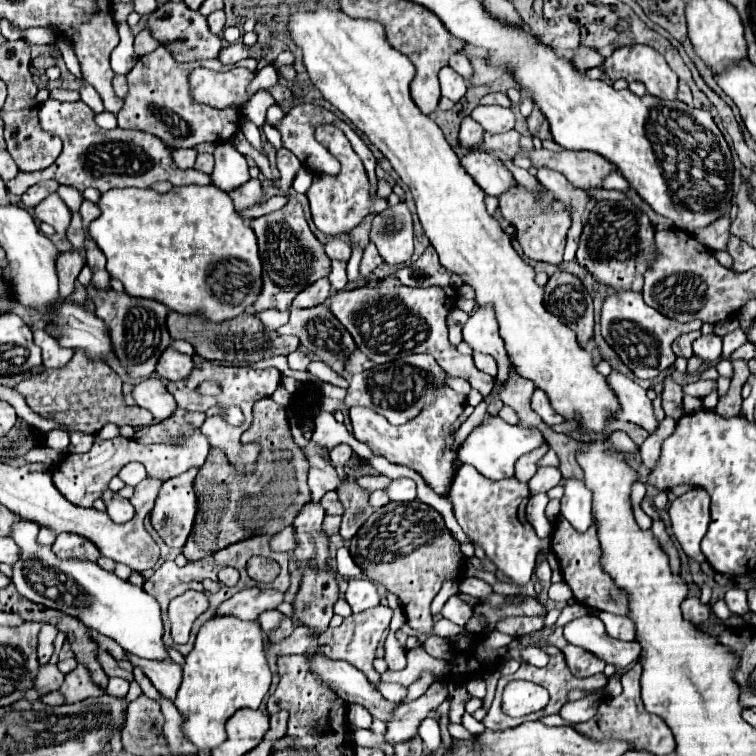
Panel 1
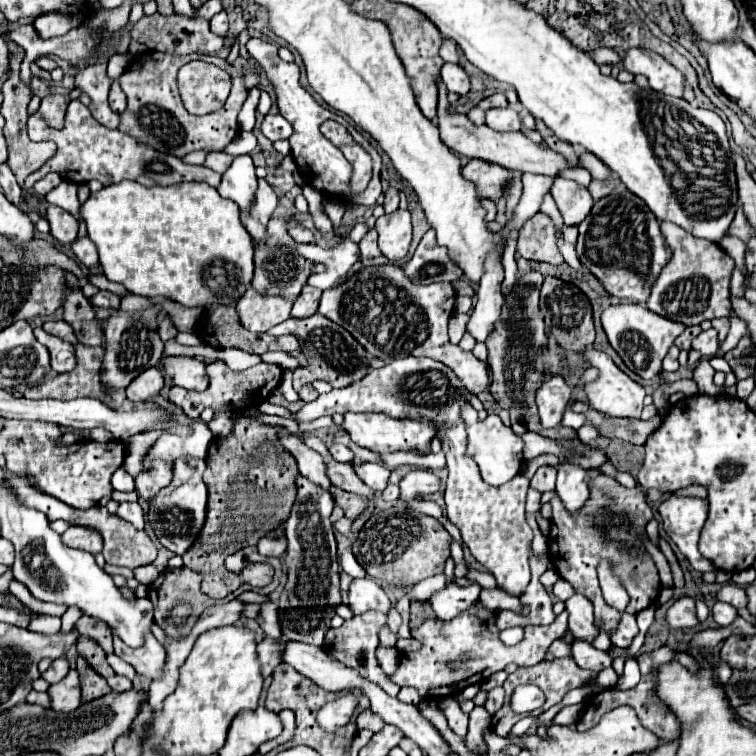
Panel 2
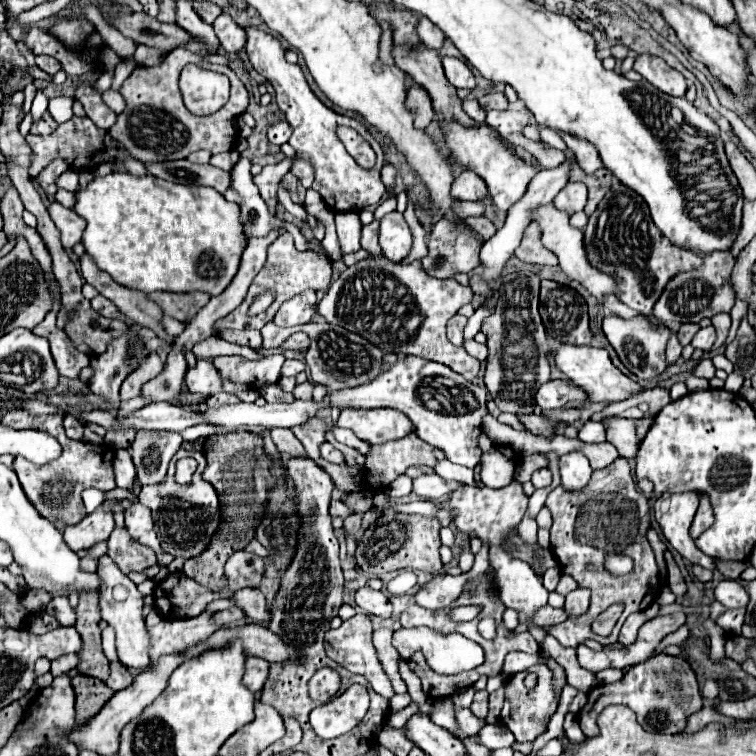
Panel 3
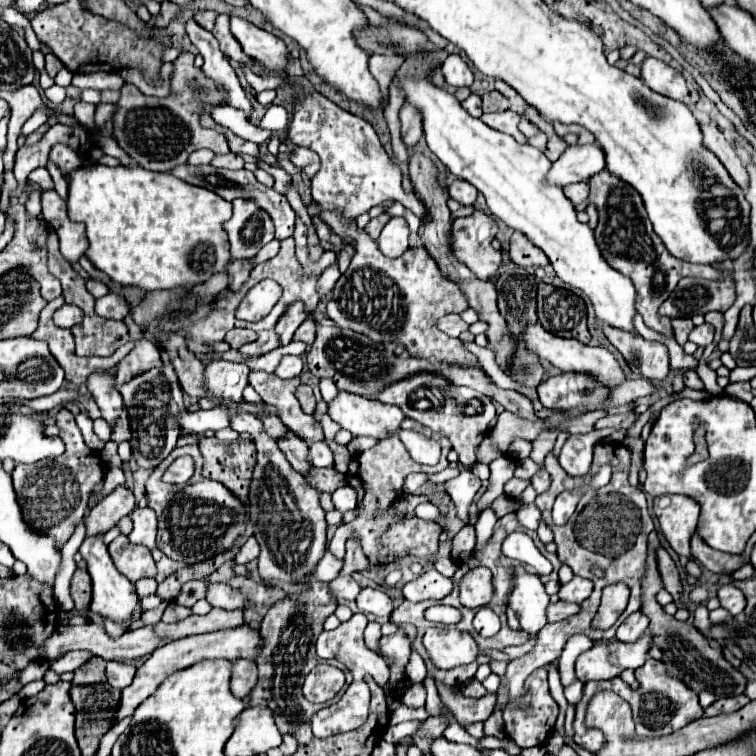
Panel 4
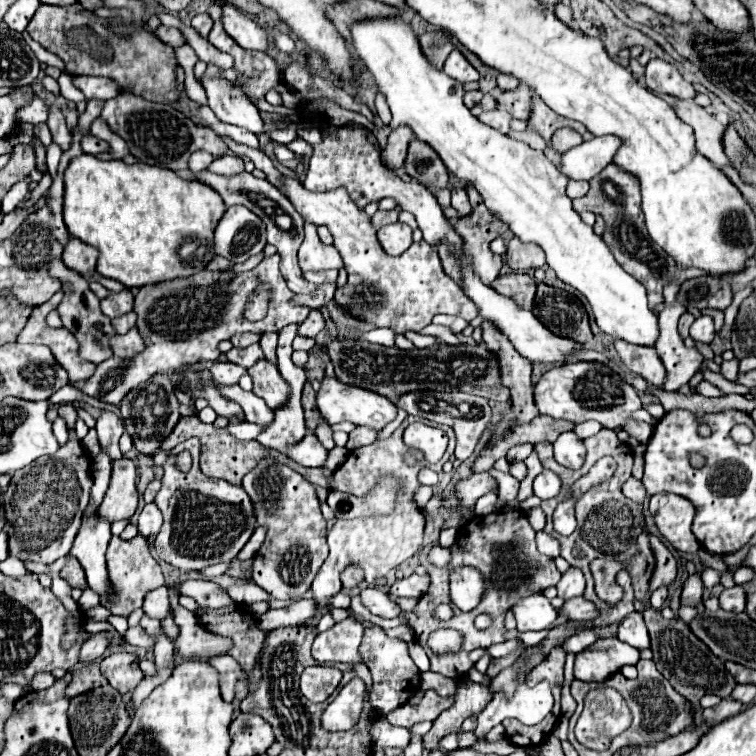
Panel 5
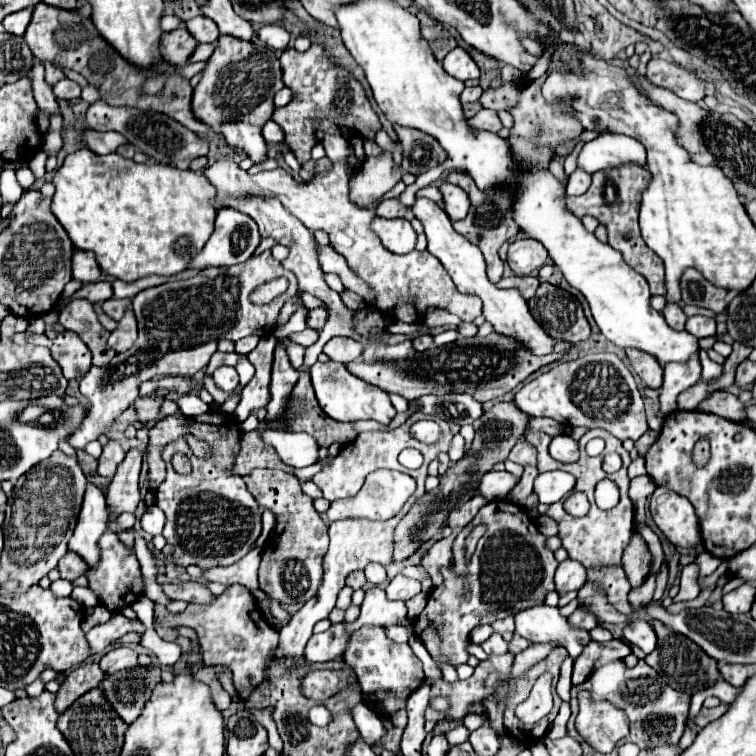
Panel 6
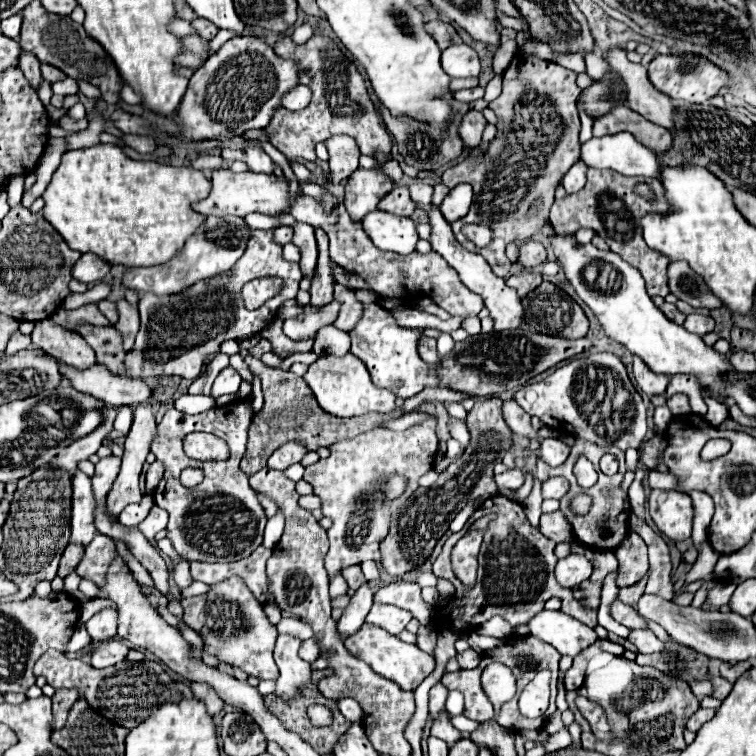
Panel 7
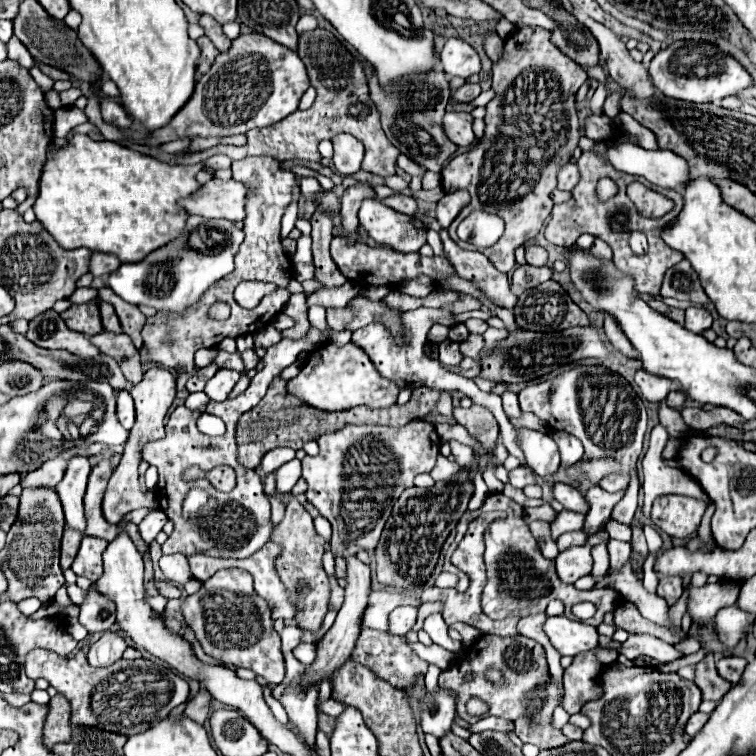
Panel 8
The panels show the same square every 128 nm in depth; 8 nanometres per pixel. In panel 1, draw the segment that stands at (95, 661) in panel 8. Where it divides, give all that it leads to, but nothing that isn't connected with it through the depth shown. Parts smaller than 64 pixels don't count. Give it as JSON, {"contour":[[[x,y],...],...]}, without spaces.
{"contour":[[[109,678],[106,693],[115,697],[125,697],[129,690],[129,682],[122,678]]]}

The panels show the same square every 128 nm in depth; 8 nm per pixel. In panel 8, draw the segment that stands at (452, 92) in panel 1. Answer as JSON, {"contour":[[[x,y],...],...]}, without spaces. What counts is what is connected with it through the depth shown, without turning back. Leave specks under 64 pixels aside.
{"contour":[[[448,38],[440,52],[440,64],[446,74],[460,78],[468,78],[480,72],[480,56],[460,38]]]}

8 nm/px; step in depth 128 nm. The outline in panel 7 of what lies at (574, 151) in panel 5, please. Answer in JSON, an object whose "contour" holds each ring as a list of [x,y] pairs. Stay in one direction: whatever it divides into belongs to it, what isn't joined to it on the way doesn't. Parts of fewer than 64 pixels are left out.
{"contour":[[[630,132],[590,138],[582,144],[582,162],[588,168],[616,170],[624,176],[658,178],[660,162]]]}

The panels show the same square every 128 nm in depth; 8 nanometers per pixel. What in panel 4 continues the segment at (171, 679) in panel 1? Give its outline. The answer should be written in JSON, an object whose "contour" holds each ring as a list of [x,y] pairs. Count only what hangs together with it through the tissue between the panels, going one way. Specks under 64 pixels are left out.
{"contour":[[[96,536],[96,538],[86,538],[80,546],[80,554],[82,558],[88,562],[88,572],[92,576],[92,586],[94,586],[94,592],[92,592],[92,606],[90,610],[104,616],[104,618],[110,618],[114,620],[116,624],[124,624],[132,618],[134,610],[136,610],[136,604],[138,604],[138,594],[134,590],[134,584],[124,578],[124,574],[120,574],[108,554],[108,548],[104,546],[102,542],[102,536]]]}

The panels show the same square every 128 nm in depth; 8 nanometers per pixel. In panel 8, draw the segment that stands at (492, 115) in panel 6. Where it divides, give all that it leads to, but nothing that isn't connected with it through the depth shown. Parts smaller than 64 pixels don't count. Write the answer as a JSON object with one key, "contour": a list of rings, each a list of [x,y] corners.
{"contour":[[[448,112],[444,116],[446,136],[458,146],[470,146],[476,140],[472,132],[472,120],[474,116],[468,112]]]}

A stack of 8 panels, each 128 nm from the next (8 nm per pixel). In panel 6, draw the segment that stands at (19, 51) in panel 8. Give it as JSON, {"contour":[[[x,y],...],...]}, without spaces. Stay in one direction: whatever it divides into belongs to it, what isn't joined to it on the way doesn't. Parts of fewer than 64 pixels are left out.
{"contour":[[[34,64],[34,68],[32,68],[32,90],[34,90],[34,98],[38,102],[38,108],[42,112],[46,112],[48,116],[54,116],[60,112],[56,96],[52,94],[52,86],[44,82],[44,66],[42,64]]]}

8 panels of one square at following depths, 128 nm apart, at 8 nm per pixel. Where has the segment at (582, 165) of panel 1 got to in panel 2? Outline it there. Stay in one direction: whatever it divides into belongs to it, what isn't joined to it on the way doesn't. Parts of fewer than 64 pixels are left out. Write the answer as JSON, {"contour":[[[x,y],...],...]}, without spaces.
{"contour":[[[442,80],[438,82],[438,126],[440,126],[440,138],[442,142],[462,154],[462,156],[470,156],[470,158],[480,158],[486,162],[494,162],[500,164],[508,170],[522,170],[522,172],[534,172],[534,174],[550,174],[550,176],[558,176],[562,170],[574,168],[568,164],[568,160],[550,150],[550,148],[542,148],[540,144],[534,144],[530,138],[526,138],[522,132],[496,132],[490,130],[488,126],[474,126],[464,114],[450,114],[448,108],[448,100],[446,100],[448,92],[446,86],[442,84]]]}

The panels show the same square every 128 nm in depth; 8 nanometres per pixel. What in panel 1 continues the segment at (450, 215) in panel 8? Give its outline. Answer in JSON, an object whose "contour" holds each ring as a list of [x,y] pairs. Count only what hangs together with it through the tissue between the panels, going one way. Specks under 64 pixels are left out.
{"contour":[[[470,152],[468,156],[460,158],[460,164],[486,196],[500,196],[514,184],[514,176],[494,154]]]}

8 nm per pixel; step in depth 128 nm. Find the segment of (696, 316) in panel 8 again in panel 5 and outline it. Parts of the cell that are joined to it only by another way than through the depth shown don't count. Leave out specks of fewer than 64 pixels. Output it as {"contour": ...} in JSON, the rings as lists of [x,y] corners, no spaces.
{"contour":[[[702,316],[698,318],[692,326],[690,326],[690,336],[696,340],[696,342],[704,342],[704,344],[710,344],[714,340],[714,322],[710,316]]]}

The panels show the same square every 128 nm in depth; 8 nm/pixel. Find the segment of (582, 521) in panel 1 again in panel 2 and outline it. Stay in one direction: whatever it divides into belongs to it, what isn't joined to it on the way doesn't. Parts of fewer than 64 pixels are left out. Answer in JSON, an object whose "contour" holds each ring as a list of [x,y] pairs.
{"contour":[[[560,464],[558,468],[558,480],[556,480],[556,492],[560,500],[564,502],[566,510],[570,514],[576,514],[590,496],[590,490],[584,482],[586,470],[574,464]]]}

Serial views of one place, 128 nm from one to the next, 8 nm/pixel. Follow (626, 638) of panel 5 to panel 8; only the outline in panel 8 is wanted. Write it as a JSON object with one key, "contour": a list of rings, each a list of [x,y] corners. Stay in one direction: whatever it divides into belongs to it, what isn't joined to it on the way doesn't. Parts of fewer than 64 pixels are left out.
{"contour":[[[630,634],[630,638],[622,644],[624,656],[634,660],[638,656],[650,656],[660,662],[672,662],[682,658],[682,652],[678,652],[672,644],[662,642],[660,638],[648,636],[648,634]]]}

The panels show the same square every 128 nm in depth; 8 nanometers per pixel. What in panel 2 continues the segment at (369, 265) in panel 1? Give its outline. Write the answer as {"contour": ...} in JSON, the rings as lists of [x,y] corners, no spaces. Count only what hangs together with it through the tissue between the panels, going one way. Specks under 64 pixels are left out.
{"contour":[[[370,230],[362,238],[362,242],[360,242],[360,260],[370,260],[370,258],[380,258],[382,256],[378,246],[376,246],[376,238],[378,238],[376,230]]]}

